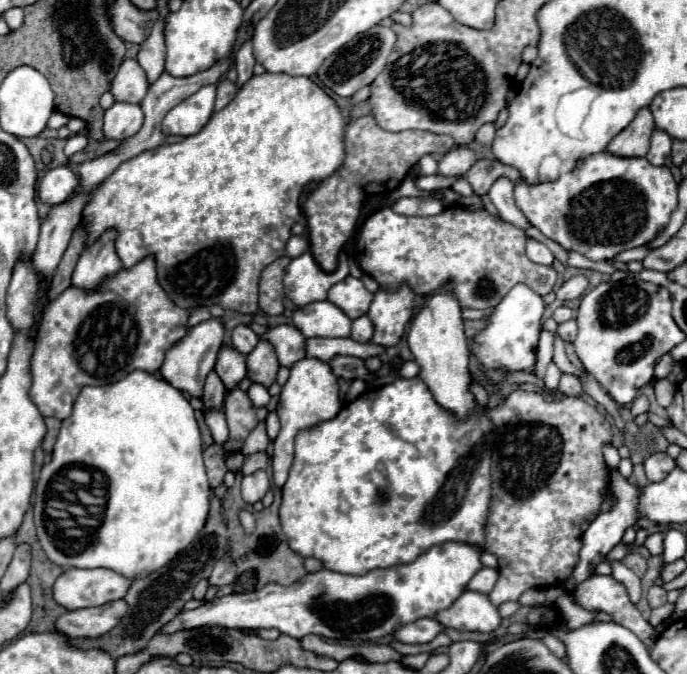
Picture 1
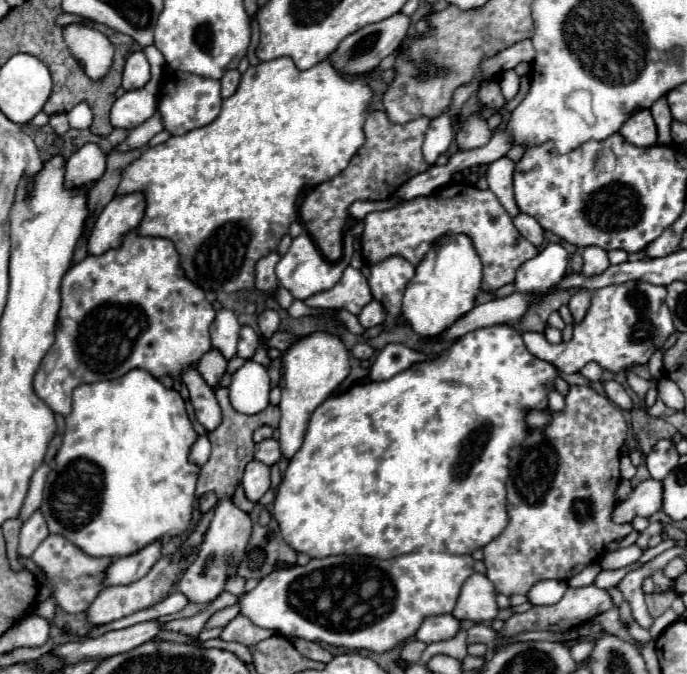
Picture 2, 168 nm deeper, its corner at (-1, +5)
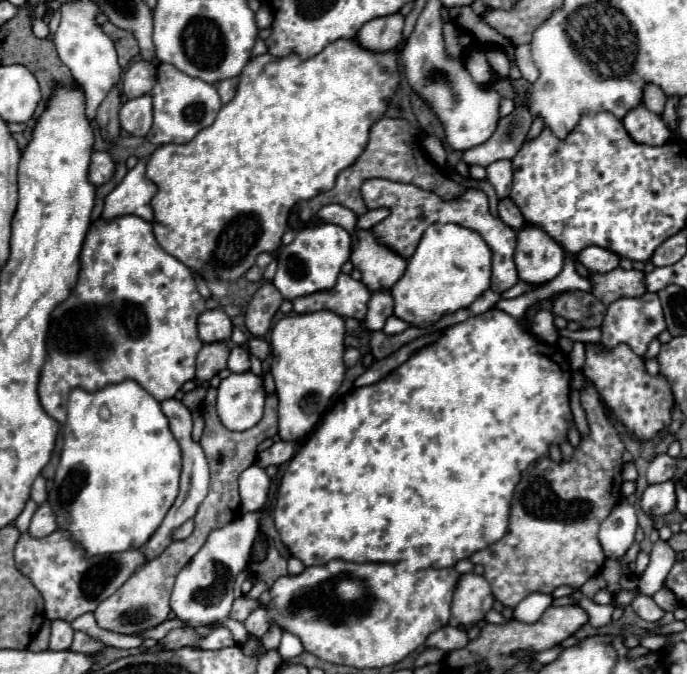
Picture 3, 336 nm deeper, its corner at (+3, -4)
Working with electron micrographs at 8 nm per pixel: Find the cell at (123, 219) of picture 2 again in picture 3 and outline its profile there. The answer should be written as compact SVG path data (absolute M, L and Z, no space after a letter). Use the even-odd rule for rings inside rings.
M138 159L136 167L130 169L122 183L106 197L102 217L104 219L112 219L116 215L154 217L150 201L156 195L156 191L158 191L156 183L146 177L144 159Z

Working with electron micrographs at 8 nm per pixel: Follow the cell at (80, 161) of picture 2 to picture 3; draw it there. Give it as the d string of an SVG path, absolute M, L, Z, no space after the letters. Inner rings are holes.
M94 151L88 179L94 185L102 185L102 183L110 181L110 177L114 175L114 169L116 169L116 161L112 159L110 153L106 153L106 151Z

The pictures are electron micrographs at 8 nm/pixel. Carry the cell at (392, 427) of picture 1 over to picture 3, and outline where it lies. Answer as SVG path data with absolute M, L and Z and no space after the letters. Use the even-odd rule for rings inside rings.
M488 309L476 317L468 317L462 323L450 325L440 331L440 337L430 343L430 347L422 347L418 355L412 355L406 363L386 375L382 381L358 387L346 393L334 409L322 419L322 423L308 435L302 447L296 451L294 459L288 463L284 477L280 481L276 505L274 505L274 523L280 533L282 543L290 549L294 557L298 557L304 565L324 565L332 559L344 559L352 563L398 563L404 562L411 569L434 567L454 567L456 561L468 559L472 553L496 543L502 539L510 519L510 503L514 495L514 487L522 477L522 471L534 459L542 459L550 455L550 443L560 445L568 441L568 429L572 423L570 411L570 381L572 369L568 363L568 355L550 343L542 343L530 331L520 327L520 323L504 311Z

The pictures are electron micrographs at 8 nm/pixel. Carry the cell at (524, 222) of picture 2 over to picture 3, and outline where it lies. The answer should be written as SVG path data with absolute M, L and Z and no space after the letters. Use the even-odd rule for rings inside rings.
M508 197L498 201L498 215L500 215L500 219L502 219L506 225L510 225L510 227L516 229L516 231L526 225L522 213L518 211L518 207L514 207L514 203L512 203Z

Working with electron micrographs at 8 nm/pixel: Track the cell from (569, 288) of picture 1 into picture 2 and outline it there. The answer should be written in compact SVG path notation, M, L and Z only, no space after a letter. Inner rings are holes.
M588 246L582 250L582 258L584 258L584 266L582 266L582 276L586 278L592 278L592 276L598 276L602 274L610 262L608 262L608 256L606 256L606 250L598 248L598 246Z

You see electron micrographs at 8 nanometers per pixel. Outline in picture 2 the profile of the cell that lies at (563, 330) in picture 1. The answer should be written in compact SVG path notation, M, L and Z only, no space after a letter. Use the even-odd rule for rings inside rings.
M578 290L578 294L574 294L572 300L568 302L568 308L570 308L570 312L572 312L574 324L582 322L588 306L590 306L590 294L588 294L588 290Z

